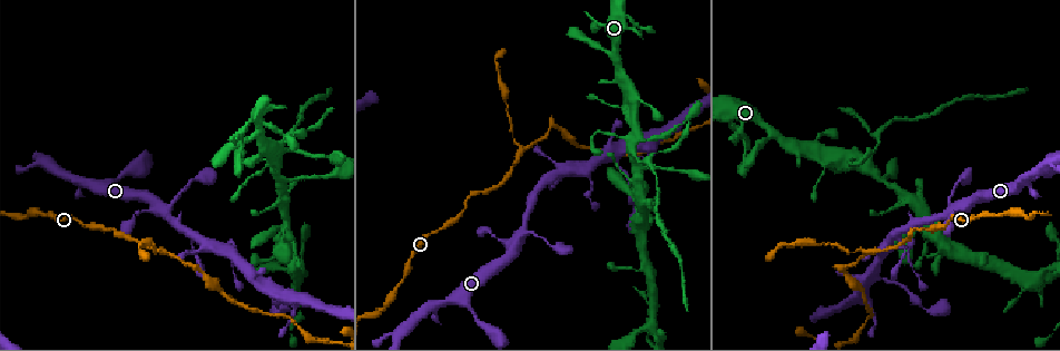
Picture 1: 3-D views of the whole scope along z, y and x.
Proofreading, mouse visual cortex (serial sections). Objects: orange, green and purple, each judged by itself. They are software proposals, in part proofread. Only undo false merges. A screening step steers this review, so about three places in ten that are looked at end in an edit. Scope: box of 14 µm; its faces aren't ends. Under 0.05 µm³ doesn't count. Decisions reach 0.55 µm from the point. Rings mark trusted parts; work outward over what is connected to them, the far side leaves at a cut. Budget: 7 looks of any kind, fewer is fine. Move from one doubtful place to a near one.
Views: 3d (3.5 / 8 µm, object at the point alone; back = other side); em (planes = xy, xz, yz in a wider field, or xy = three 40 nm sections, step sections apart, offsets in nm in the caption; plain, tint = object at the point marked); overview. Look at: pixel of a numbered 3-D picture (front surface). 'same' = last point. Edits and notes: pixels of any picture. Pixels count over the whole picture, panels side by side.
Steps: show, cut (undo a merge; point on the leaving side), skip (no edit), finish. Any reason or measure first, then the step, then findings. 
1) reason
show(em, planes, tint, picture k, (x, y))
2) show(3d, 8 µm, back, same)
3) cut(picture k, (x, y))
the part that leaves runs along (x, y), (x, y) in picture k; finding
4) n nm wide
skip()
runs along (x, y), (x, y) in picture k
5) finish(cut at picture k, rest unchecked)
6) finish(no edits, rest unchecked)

branch point
show(3d, 8 µm, back, picture 1, (637, 164))

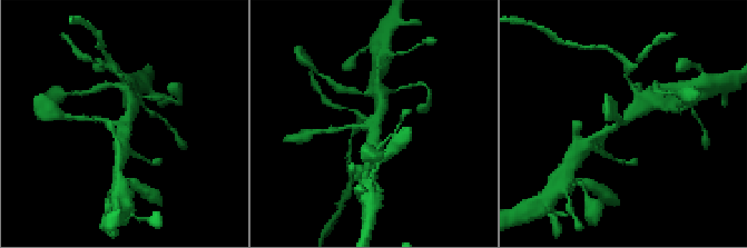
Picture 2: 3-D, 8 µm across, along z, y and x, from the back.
show(em, xy, step 3, tint, picture 2, (373, 123))

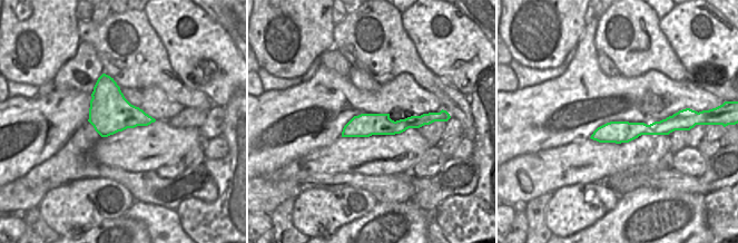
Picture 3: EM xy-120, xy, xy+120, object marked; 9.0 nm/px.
arms of 150, 300, 400 nm
skip()
all the same cell

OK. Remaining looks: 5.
show(3d, 8 µm, back, picture 1, (336, 170))

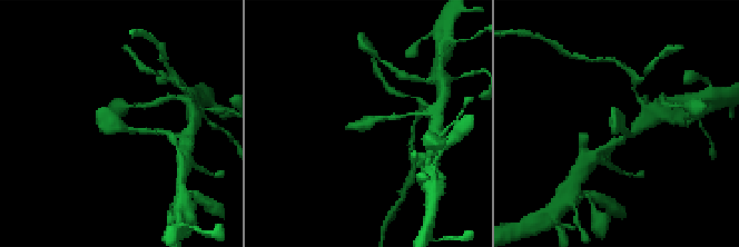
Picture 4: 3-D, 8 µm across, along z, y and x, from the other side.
now the EM
show(em, xy, step 3, tint, picture 4, (367, 124))

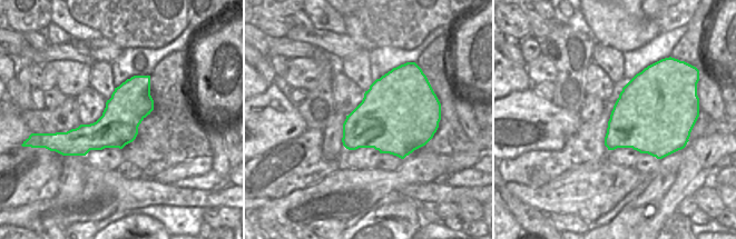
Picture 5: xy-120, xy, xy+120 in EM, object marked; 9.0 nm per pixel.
skip()
runs along (147, 130), (120, 128), (98, 108) in picture 4; continuous, no second cell

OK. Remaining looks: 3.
branch point
show(3d, 3.5 µm, back, picture 1, (870, 252))

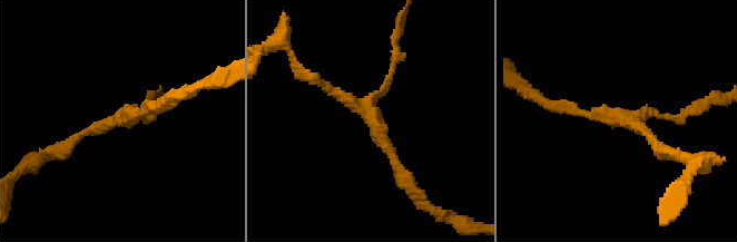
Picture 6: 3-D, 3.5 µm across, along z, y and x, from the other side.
show(em, planes, tint, picture 6, (622, 120))

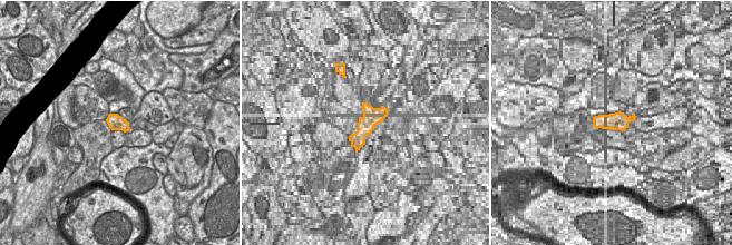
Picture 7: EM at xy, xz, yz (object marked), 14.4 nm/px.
3 arms
skip()
runs along (402, 174), (377, 125), (310, 77) in picture 6; one cell here

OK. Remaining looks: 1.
finish(no edits, rest unchecked)

